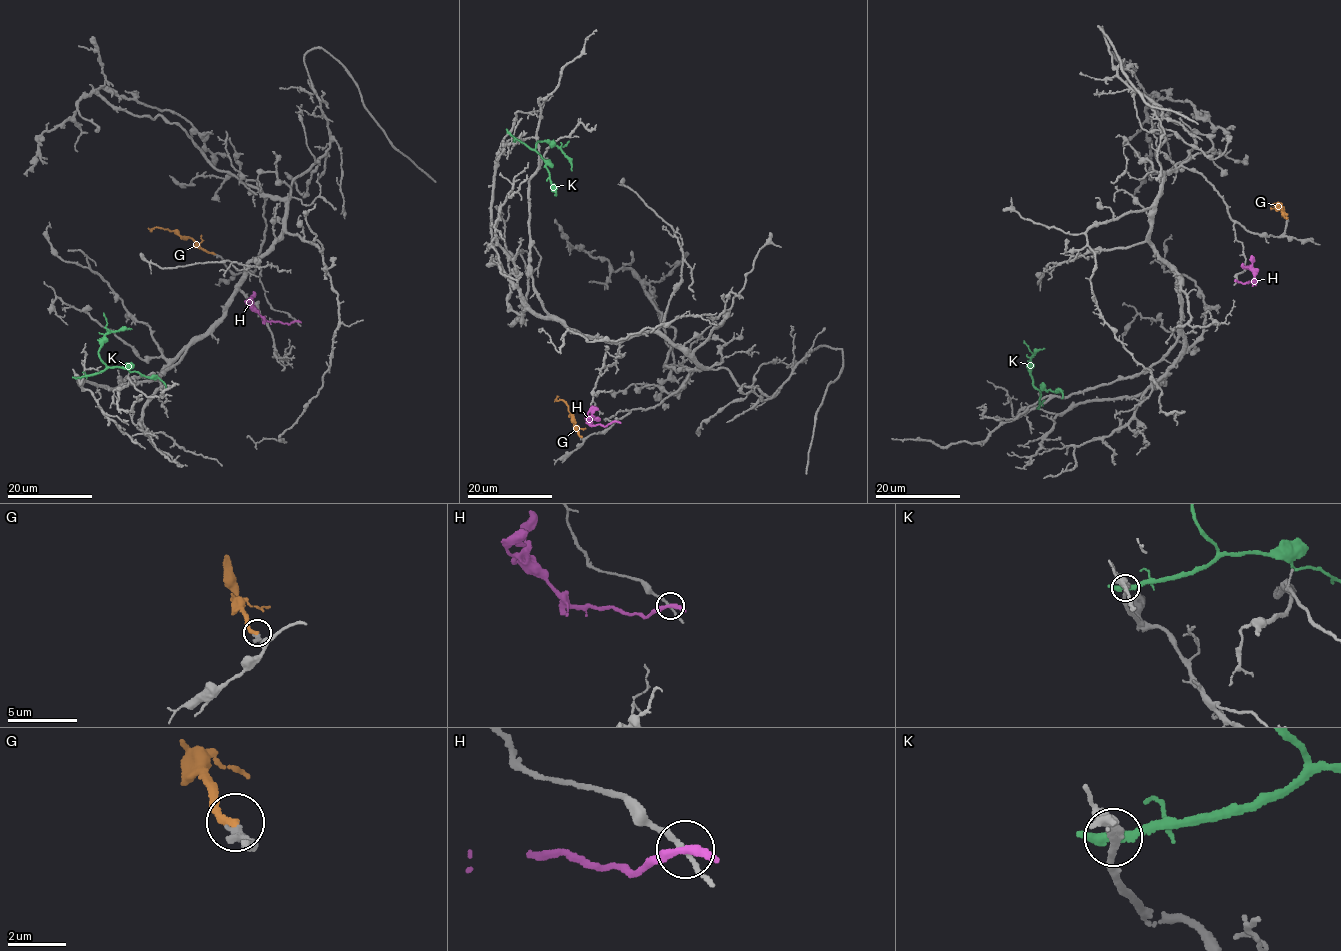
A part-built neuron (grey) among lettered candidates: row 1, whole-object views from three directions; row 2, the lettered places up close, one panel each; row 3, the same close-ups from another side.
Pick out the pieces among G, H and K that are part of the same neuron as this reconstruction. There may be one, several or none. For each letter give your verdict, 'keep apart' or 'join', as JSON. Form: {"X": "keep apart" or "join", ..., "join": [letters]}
{"G": "join", "H": "keep apart", "K": "keep apart", "join": ["G"]}

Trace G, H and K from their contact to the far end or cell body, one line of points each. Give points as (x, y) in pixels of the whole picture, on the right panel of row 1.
G: (1286, 218), (1283, 207), (1277, 209), (1277, 204), (1272, 204), (1274, 207), (1270, 210)
H: (1236, 280), (1241, 283), (1256, 281), (1242, 263)
K: (1038, 407), (1040, 391), (1044, 388), (1060, 389), (1062, 398)

